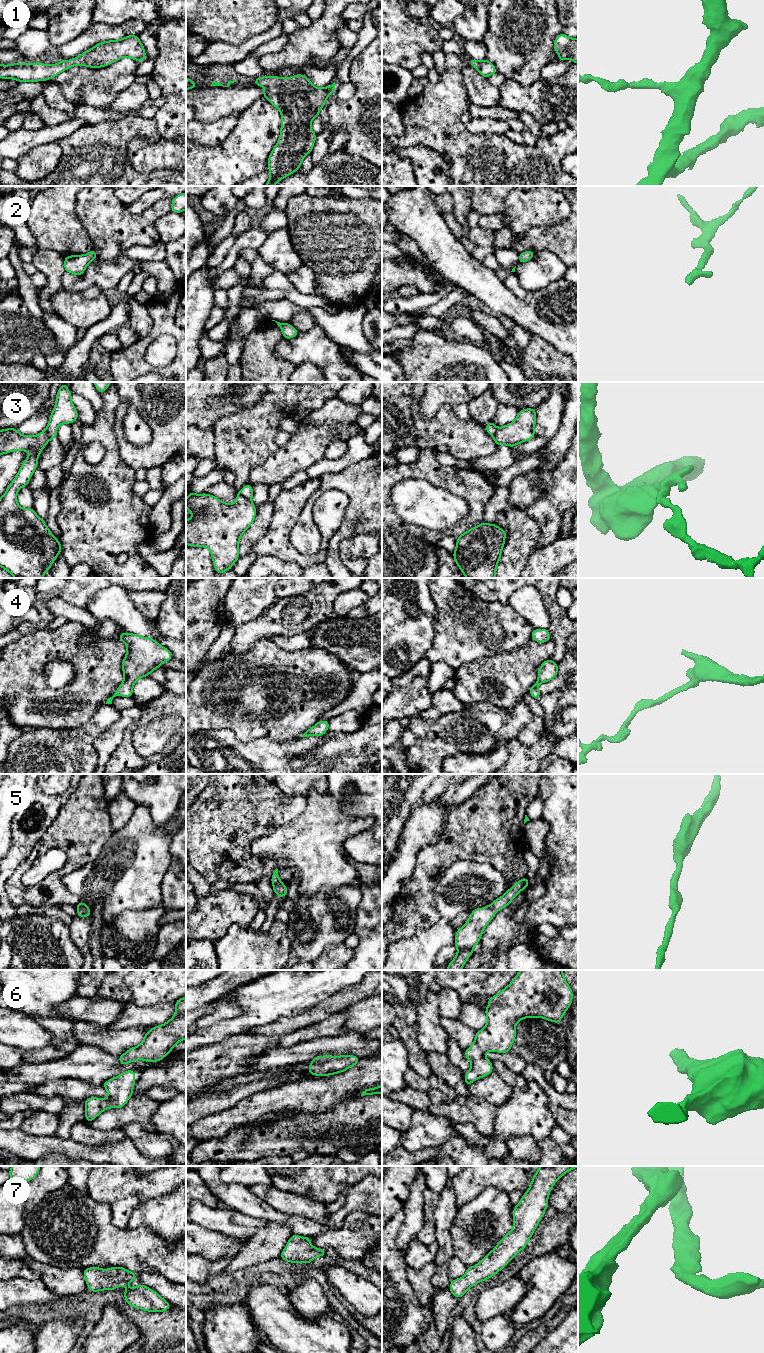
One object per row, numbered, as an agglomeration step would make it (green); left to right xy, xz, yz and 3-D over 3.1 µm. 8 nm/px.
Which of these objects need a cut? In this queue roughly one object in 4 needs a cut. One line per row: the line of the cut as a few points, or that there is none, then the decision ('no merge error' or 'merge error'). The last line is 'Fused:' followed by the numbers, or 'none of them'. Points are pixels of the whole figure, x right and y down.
1: no cut | no merge error
2: no cut | no merge error
3: xz (239, 493), (250, 500) | merge error
4: no cut | no merge error
5: no cut | no merge error
6: no cut | no merge error
7: no cut | no merge error
Fused: 3

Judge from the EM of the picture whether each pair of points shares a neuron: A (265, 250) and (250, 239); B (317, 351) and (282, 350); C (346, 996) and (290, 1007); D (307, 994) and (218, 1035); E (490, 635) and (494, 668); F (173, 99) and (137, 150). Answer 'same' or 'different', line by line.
A: different
B: same
C: different
D: same
E: different
F: different

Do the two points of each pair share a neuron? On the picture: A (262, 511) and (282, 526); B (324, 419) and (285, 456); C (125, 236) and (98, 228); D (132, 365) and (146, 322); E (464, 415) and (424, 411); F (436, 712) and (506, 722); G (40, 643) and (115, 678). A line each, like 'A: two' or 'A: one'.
A: two
B: one
C: one
D: two
E: two
F: two
G: one

